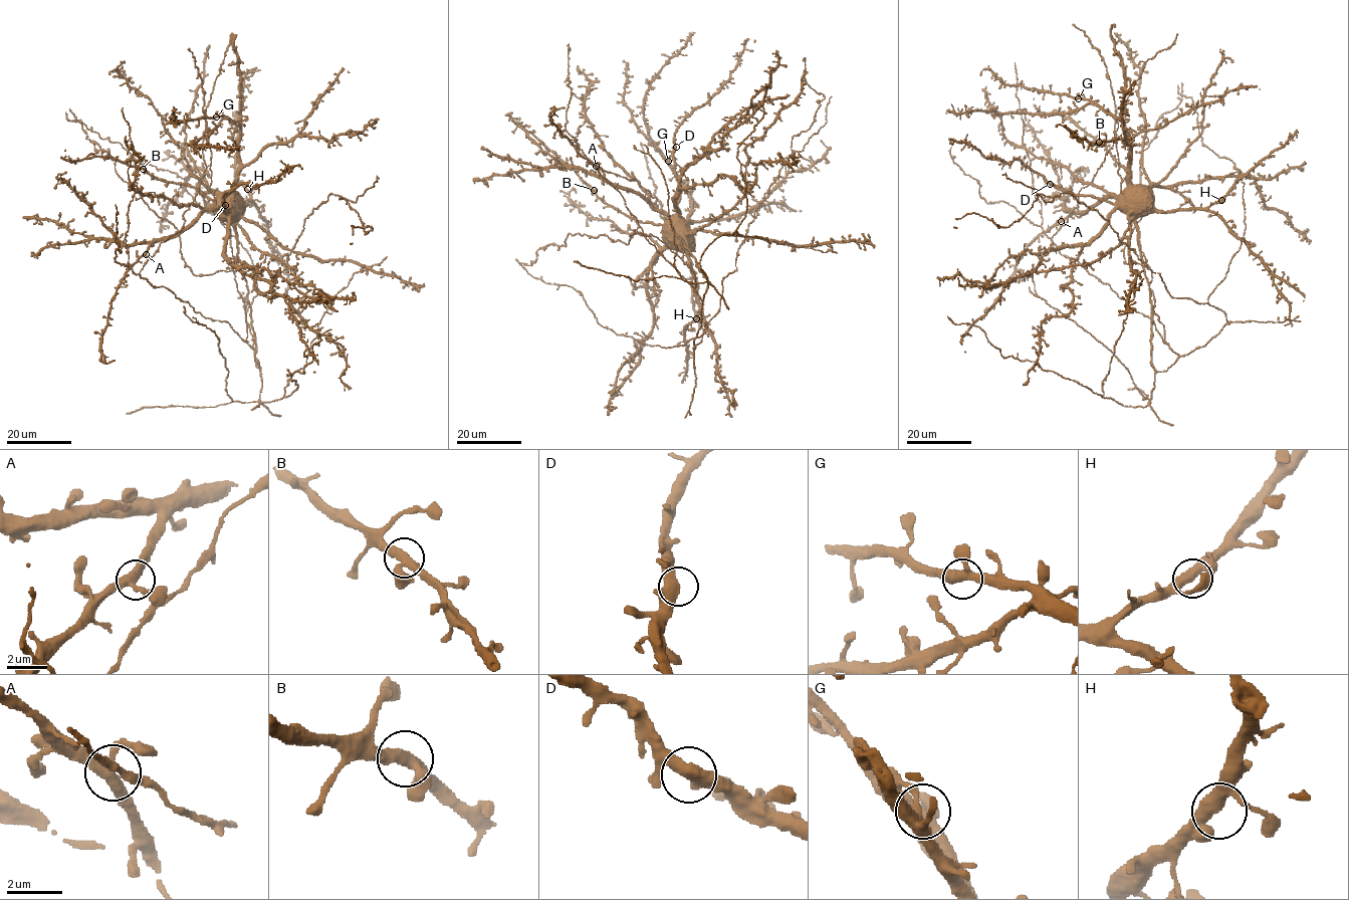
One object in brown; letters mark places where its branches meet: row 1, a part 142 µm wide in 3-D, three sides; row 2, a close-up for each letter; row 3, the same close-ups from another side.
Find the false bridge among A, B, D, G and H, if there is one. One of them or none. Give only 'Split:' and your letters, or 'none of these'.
Split: none of these

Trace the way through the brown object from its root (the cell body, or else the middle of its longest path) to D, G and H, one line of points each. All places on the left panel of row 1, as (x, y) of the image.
D: (224, 202), (225, 214), (228, 211), (222, 210), (225, 205)
G: (224, 202), (223, 197), (231, 187), (238, 165), (239, 127), (223, 116), (216, 117)
H: (224, 202), (235, 197), (240, 203), (240, 211), (250, 197), (247, 189)

